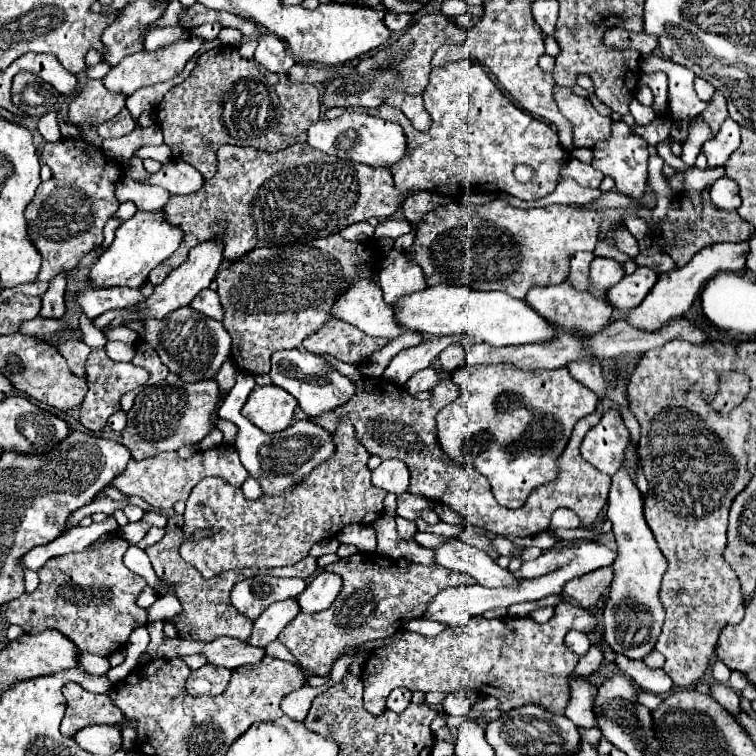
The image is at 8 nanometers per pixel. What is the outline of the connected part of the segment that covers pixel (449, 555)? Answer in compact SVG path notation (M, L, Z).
M448 540L446 544L438 546L436 560L440 566L456 570L456 572L466 572L476 578L480 586L486 588L496 588L504 584L518 584L514 576L510 576L508 570L502 570L494 558L490 558L486 552L462 542L462 540Z

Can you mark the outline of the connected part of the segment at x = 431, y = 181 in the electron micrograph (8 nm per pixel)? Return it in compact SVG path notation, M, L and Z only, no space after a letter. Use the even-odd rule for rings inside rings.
M458 60L432 68L430 82L424 90L424 106L432 116L432 126L424 132L416 130L402 110L390 108L386 104L378 108L334 108L326 112L326 118L334 120L344 112L362 112L398 122L410 140L404 160L390 168L394 182L402 190L430 190L454 200L468 196L470 190L474 194L482 190L506 192L521 200L534 201L556 188L558 172L568 160L568 152L560 146L556 130L550 124L516 108L494 86L478 62ZM516 164L532 166L534 178L526 184L520 184L512 174Z

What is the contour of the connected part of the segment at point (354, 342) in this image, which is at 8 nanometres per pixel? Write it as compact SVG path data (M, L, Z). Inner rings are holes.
M334 320L326 324L326 328L320 328L314 336L306 338L302 346L314 354L332 356L340 362L348 364L364 364L372 352L386 346L386 340L378 340L372 336L366 336L358 328Z

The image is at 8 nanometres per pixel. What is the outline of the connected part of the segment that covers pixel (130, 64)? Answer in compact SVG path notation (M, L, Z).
M188 38L188 40L176 42L176 44L168 46L168 48L162 48L158 52L144 52L142 50L142 52L138 52L134 56L126 56L126 60L116 64L102 82L114 94L132 96L140 88L148 88L148 86L154 86L154 84L160 84L160 82L166 82L166 80L178 76L184 70L186 62L200 50L200 46L202 46L200 38Z

